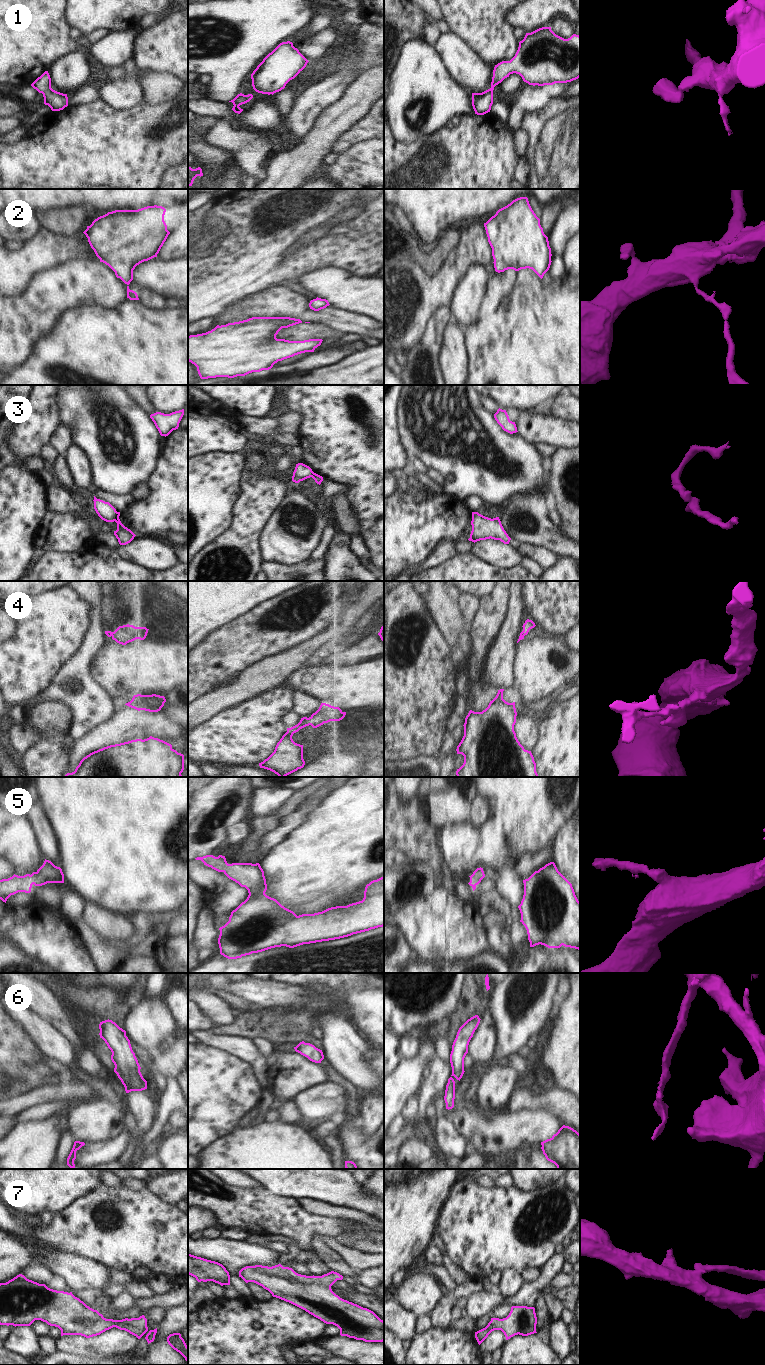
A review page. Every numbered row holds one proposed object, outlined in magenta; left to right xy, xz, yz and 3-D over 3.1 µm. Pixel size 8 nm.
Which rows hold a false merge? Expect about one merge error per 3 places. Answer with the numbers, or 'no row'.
3

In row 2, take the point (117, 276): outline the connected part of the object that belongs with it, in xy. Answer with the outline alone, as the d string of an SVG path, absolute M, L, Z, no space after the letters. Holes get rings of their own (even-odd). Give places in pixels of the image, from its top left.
M157 205L138 210L115 210L95 219L83 233L100 262L108 265L117 278L129 285L135 267L157 257L170 234L164 221L165 212L164 207Z

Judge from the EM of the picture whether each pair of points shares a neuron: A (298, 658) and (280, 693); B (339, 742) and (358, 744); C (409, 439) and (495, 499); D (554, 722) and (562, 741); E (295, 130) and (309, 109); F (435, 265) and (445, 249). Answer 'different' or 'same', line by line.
A: different
B: same
C: same
D: same
E: same
F: same

